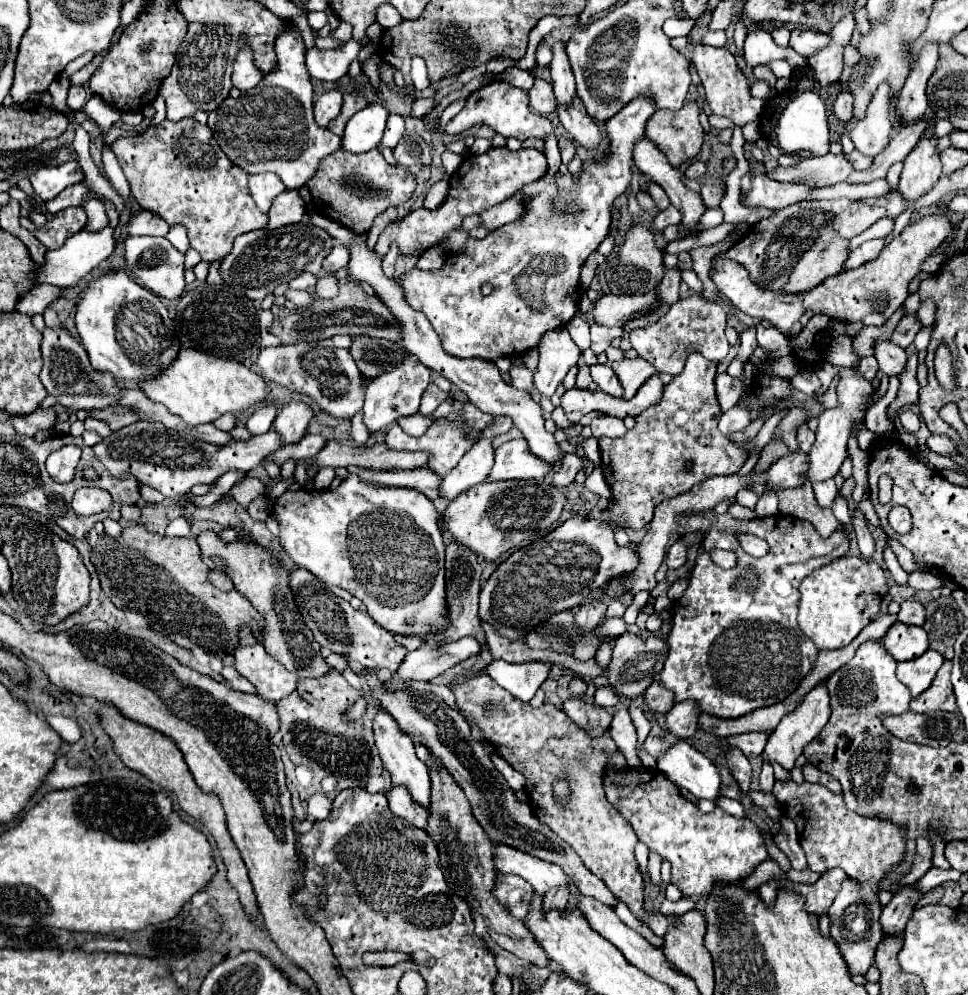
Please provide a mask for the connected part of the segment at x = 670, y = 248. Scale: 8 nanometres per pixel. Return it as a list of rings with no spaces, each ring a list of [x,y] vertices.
[[[723,222],[717,227],[698,232],[694,235],[687,235],[682,240],[670,242],[664,251],[667,254],[678,255],[681,252],[689,252],[697,247],[714,245],[726,238],[738,225]]]

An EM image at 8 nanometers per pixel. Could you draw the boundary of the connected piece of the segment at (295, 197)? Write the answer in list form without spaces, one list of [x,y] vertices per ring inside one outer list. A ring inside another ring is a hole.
[[[284,190],[280,196],[274,198],[272,208],[268,212],[268,226],[270,230],[280,228],[280,226],[288,226],[288,224],[296,224],[304,218],[306,214],[306,204],[300,196],[298,190]]]

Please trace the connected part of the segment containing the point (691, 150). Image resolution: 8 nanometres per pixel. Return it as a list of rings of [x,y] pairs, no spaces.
[[[688,102],[678,112],[656,110],[646,122],[644,136],[662,148],[672,166],[680,166],[692,160],[702,148],[704,132],[698,114],[698,102]]]

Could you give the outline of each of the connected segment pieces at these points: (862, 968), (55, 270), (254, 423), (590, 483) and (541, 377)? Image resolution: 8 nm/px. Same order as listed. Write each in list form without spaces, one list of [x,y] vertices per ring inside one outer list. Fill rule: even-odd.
[[[776,780],[772,792],[782,804],[784,816],[794,820],[798,828],[798,840],[806,854],[808,868],[818,874],[824,874],[832,868],[842,868],[846,872],[848,878],[842,882],[842,888],[828,910],[830,934],[834,936],[850,972],[866,974],[868,968],[874,964],[874,952],[878,942],[882,940],[882,904],[878,900],[880,880],[896,864],[902,864],[906,852],[906,830],[902,830],[900,824],[888,818],[862,816],[848,810],[844,804],[844,796],[830,792],[822,784],[796,784],[794,780]],[[860,912],[864,916],[864,928],[854,922],[856,914]]]
[[[104,226],[96,232],[90,230],[80,230],[78,234],[72,234],[62,248],[56,250],[48,250],[44,264],[36,268],[34,272],[34,282],[36,284],[52,284],[52,286],[74,286],[76,282],[80,282],[92,268],[96,268],[102,260],[106,260],[116,246],[116,236],[114,236],[114,228],[112,226]]]
[[[266,404],[260,406],[246,422],[246,428],[256,436],[256,434],[264,434],[272,428],[272,422],[276,418],[276,406],[274,404]]]
[[[596,466],[594,472],[586,478],[586,488],[588,488],[590,492],[594,492],[594,494],[606,498],[606,500],[612,500],[612,490],[608,488],[608,484],[606,484],[606,480],[604,480],[604,474],[602,474],[600,466]]]
[[[566,326],[550,330],[542,336],[540,344],[540,362],[534,374],[534,386],[546,396],[552,396],[558,384],[564,380],[568,368],[576,366],[580,358],[580,348],[570,338]]]

